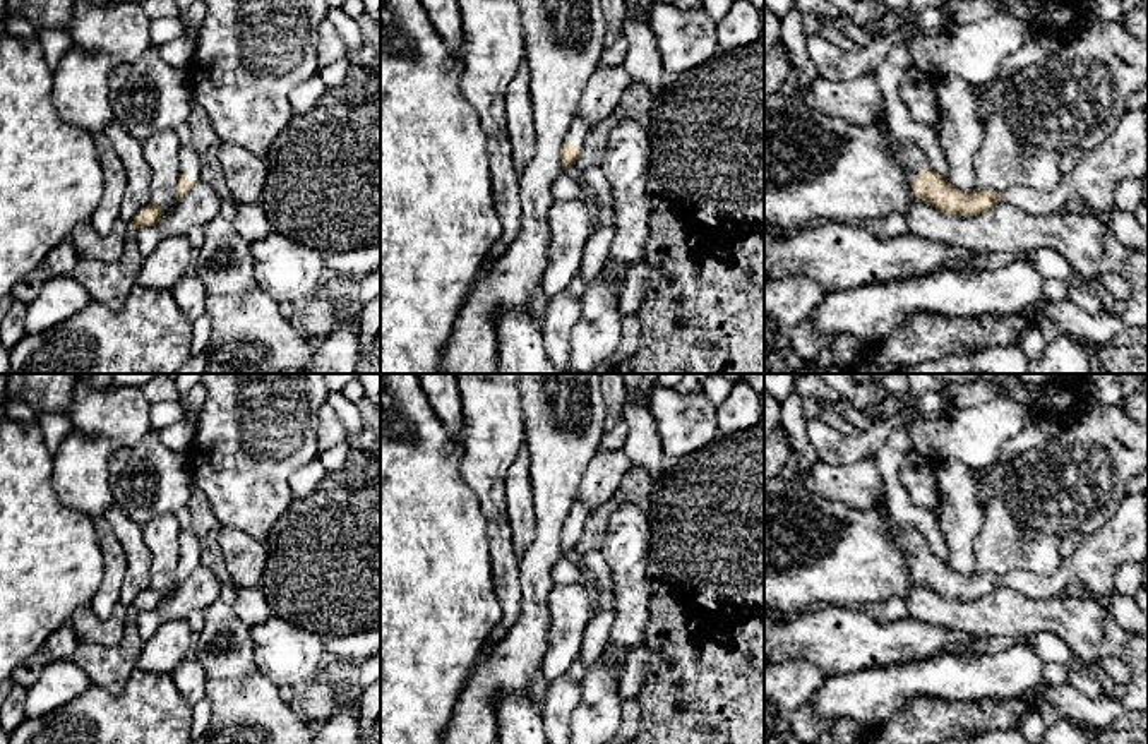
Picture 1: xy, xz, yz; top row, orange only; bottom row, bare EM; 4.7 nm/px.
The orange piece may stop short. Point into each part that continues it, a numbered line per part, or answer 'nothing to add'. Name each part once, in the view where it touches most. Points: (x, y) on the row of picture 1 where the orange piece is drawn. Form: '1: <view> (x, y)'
1: yz (859, 100)

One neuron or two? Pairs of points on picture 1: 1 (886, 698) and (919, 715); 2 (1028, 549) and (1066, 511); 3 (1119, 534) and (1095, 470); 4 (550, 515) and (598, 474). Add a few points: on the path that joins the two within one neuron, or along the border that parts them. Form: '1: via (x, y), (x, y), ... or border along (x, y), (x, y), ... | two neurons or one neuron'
1: border along (943, 698), (914, 696), (876, 726) | two neurons
2: border along (1010, 513), (1020, 532), (1047, 532), (1061, 540) | two neurons
3: border along (1126, 496), (1102, 527), (1085, 535) | two neurons
4: border along (595, 453), (583, 474), (578, 496) | two neurons

